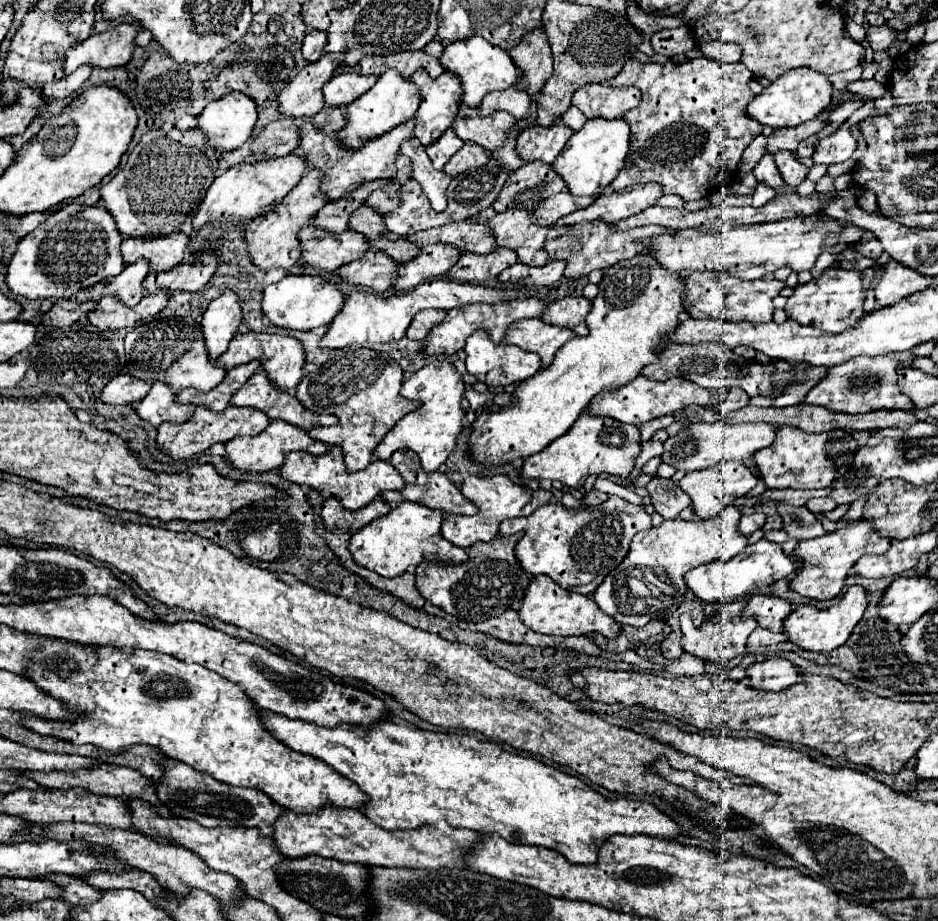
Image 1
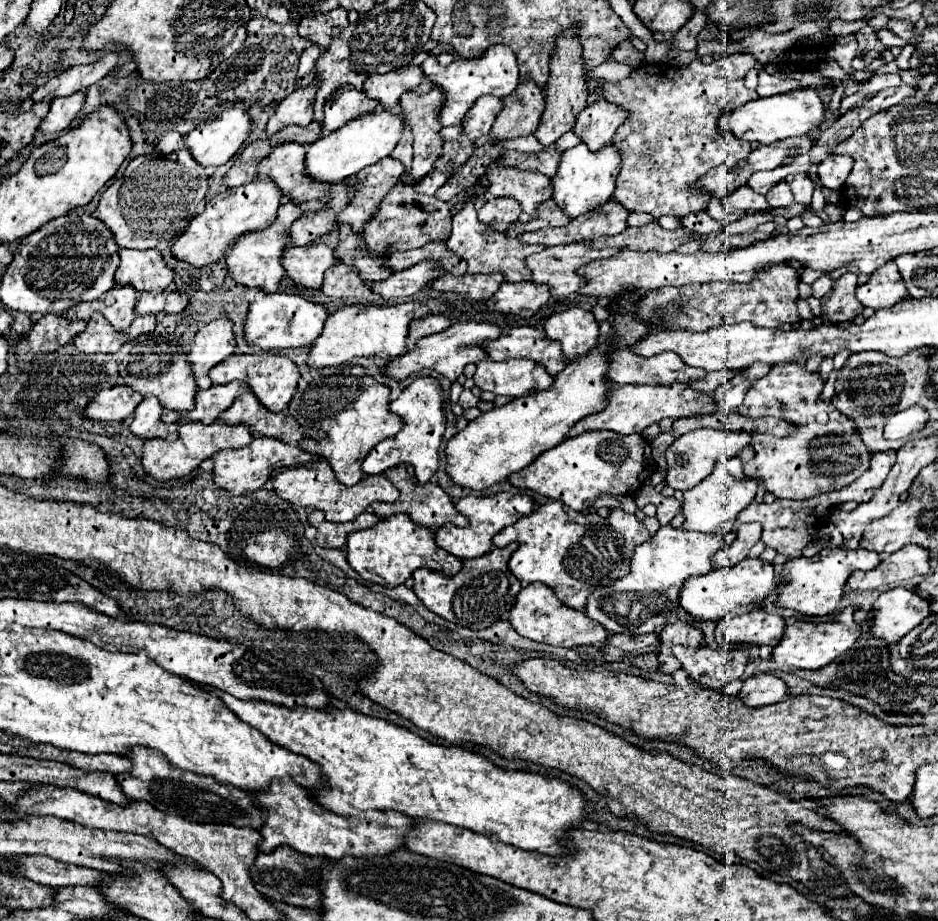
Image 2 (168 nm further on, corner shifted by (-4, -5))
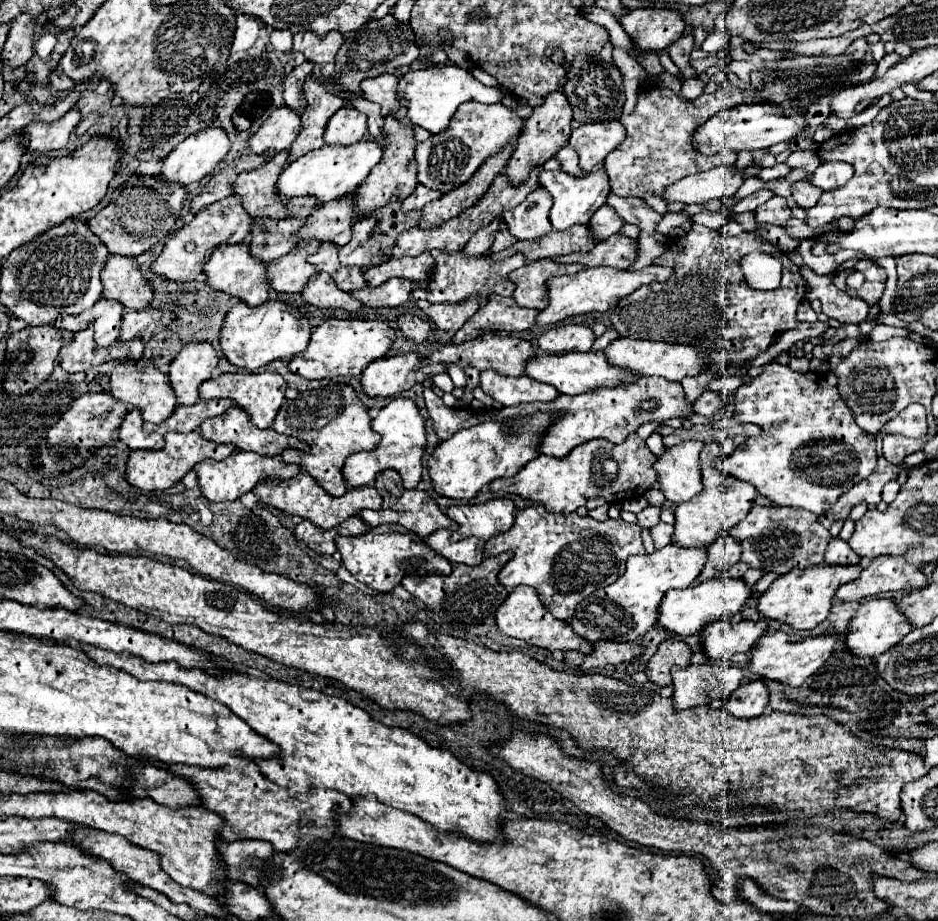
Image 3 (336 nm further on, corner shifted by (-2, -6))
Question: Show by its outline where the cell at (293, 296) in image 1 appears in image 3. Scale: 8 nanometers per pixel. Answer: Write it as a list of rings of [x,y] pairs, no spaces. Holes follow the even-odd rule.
[[[265,301],[263,305],[249,307],[247,303],[237,303],[225,317],[225,327],[221,329],[221,345],[225,357],[247,371],[257,371],[259,367],[267,365],[275,359],[295,357],[297,353],[305,351],[311,339],[311,325],[309,319],[301,313],[289,309],[283,301]]]

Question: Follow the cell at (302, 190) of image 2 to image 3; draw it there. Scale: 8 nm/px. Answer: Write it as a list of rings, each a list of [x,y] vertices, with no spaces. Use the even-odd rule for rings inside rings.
[[[285,151],[277,153],[263,167],[241,173],[235,181],[235,193],[243,197],[243,207],[251,217],[285,219],[285,201],[277,199],[277,175],[285,169]]]

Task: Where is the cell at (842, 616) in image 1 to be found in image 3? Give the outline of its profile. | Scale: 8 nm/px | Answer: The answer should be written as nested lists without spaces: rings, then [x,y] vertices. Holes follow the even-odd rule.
[[[773,631],[767,633],[761,643],[751,651],[751,665],[749,669],[759,677],[759,679],[775,679],[781,683],[789,683],[791,687],[799,687],[809,675],[813,675],[819,667],[825,665],[829,655],[833,653],[839,635],[817,635],[817,637],[807,637],[803,641],[789,641],[789,635],[783,631]]]

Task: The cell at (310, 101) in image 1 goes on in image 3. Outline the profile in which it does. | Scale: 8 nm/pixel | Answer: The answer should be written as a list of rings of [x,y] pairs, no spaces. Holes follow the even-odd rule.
[[[283,105],[273,111],[261,129],[249,139],[249,149],[253,153],[271,151],[271,155],[275,155],[291,147],[291,143],[297,139],[297,131],[301,131],[299,113]]]

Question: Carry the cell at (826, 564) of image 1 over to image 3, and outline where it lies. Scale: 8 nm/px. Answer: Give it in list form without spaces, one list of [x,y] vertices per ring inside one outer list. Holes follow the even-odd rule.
[[[817,565],[817,567],[807,567],[807,569],[797,567],[797,571],[789,571],[789,575],[779,575],[771,583],[769,591],[765,591],[759,597],[757,609],[767,619],[785,621],[785,623],[793,625],[795,629],[813,629],[815,625],[819,625],[821,621],[827,619],[837,587],[841,583],[857,579],[861,569],[863,569],[861,565],[853,565],[853,567]]]

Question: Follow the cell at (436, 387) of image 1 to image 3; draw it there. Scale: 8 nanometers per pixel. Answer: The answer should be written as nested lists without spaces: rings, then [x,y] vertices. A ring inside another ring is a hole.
[[[395,397],[389,405],[385,405],[379,415],[371,423],[373,431],[381,433],[381,443],[373,451],[361,451],[355,455],[349,455],[343,467],[343,477],[347,481],[347,487],[363,487],[373,485],[375,475],[385,469],[395,469],[403,477],[405,489],[415,489],[421,481],[423,473],[423,455],[427,445],[425,435],[425,419],[419,413],[419,407],[409,397]]]

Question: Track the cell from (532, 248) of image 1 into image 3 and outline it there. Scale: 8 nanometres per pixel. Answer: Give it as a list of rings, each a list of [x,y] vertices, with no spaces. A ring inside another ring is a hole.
[[[431,251],[431,255],[435,257],[437,265],[435,265],[435,271],[433,271],[433,277],[429,283],[429,289],[431,289],[427,295],[429,303],[457,303],[457,301],[463,301],[471,295],[479,295],[481,301],[485,303],[491,293],[511,297],[513,295],[513,281],[509,281],[507,275],[525,263],[523,255],[511,255],[501,261],[493,261],[489,255],[469,257],[469,255],[463,255],[463,251],[453,251],[453,253]]]

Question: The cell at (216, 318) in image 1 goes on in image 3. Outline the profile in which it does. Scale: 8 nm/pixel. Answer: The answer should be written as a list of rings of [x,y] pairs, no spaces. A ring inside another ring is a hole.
[[[195,341],[181,349],[169,367],[169,379],[175,389],[179,405],[193,405],[199,401],[199,385],[211,379],[219,357],[211,343]]]

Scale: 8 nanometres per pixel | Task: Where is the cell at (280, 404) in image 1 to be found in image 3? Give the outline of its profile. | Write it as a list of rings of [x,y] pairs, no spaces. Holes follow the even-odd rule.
[[[233,405],[219,417],[201,423],[201,435],[215,443],[233,443],[241,451],[257,451],[261,455],[281,455],[289,447],[289,437],[271,429],[253,427],[253,421]]]

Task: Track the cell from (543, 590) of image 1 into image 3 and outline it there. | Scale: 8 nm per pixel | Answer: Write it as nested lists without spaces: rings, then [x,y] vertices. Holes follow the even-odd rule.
[[[527,585],[515,587],[515,591],[497,609],[495,619],[497,619],[497,627],[499,627],[501,633],[505,633],[509,637],[523,639],[523,641],[527,641],[527,643],[531,643],[535,647],[543,647],[543,649],[549,649],[549,651],[569,651],[569,649],[577,649],[581,653],[593,651],[593,645],[587,639],[581,639],[581,635],[577,635],[573,631],[573,627],[569,627],[567,621],[555,619],[545,609],[545,605],[541,603],[537,591],[533,587],[527,587]]]

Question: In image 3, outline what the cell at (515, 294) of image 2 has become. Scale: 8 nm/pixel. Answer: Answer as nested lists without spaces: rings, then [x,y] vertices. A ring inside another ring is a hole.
[[[491,295],[489,301],[457,331],[453,343],[463,343],[471,337],[467,335],[479,335],[481,331],[525,331],[535,323],[535,317],[539,315],[537,309],[525,309],[517,307],[513,297],[501,297]]]

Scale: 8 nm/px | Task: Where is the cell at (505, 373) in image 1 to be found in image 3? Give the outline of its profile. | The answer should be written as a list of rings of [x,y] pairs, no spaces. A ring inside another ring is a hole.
[[[483,371],[479,387],[501,405],[521,405],[533,401],[553,401],[557,391],[551,385],[535,381],[527,375],[505,377],[497,371]]]

